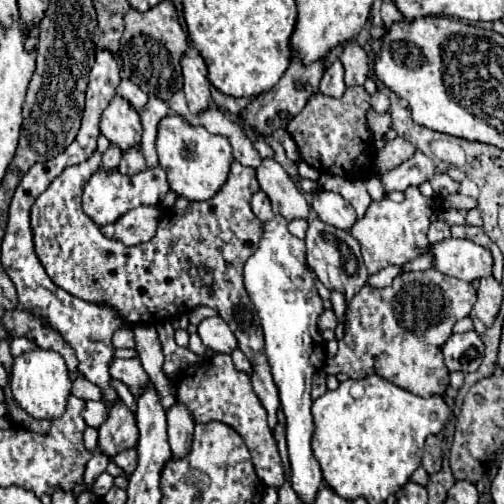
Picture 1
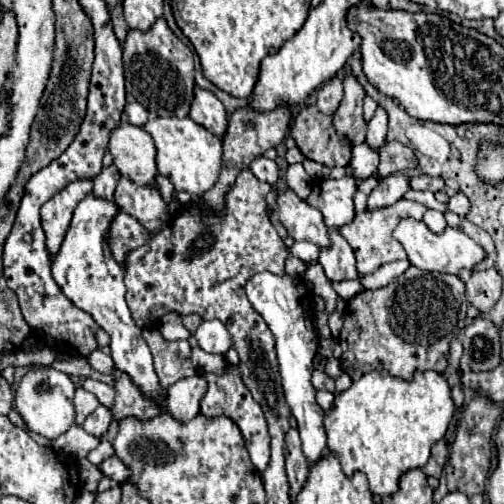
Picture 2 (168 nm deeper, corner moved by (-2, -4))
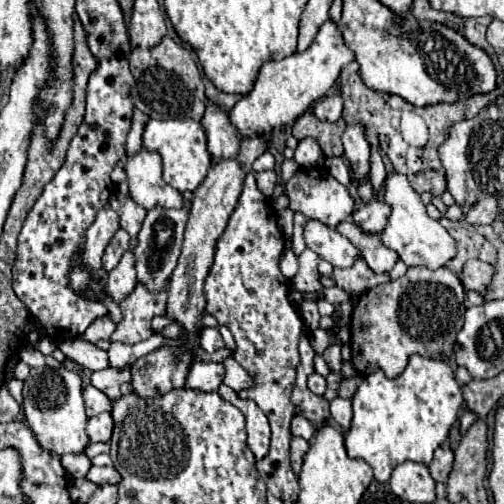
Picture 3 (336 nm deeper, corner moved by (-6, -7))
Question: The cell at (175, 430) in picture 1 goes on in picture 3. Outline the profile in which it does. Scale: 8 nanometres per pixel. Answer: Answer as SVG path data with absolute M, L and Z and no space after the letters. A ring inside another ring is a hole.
M193 363L191 365L191 379L187 373L187 389L211 393L217 391L223 381L223 365L221 363Z

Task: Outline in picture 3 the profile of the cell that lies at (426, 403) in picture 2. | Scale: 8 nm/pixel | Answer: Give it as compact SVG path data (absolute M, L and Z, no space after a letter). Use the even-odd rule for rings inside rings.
M411 355L407 369L397 379L387 379L383 371L375 371L359 385L353 395L353 421L345 433L347 455L369 463L379 483L387 483L391 471L405 461L429 465L435 449L457 421L461 405L463 395L451 367L437 359Z

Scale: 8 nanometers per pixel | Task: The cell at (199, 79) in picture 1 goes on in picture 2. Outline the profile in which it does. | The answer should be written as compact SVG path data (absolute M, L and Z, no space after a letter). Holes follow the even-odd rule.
M195 88L195 100L191 104L189 118L205 126L209 132L213 132L219 138L227 130L227 114L221 100L213 92L207 92L203 88Z

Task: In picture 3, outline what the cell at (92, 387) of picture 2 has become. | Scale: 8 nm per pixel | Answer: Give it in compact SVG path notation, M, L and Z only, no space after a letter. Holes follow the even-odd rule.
M109 367L105 371L93 373L93 377L91 377L91 385L97 387L99 391L103 391L111 401L115 401L115 399L121 397L119 385L123 381L129 381L129 367L125 367L123 371L117 371L117 369Z

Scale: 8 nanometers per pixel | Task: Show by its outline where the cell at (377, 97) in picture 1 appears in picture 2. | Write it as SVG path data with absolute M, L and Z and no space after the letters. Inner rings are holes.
M377 108L375 112L375 118L369 122L367 126L367 146L375 152L381 150L381 146L385 144L385 134L387 134L387 114L383 108Z

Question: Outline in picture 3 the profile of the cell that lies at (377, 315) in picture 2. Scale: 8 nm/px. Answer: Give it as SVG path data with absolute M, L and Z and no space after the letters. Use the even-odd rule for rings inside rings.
M409 267L403 277L397 281L387 281L383 285L377 285L363 293L359 301L355 303L353 315L351 315L351 355L353 365L361 377L371 375L373 371L381 369L389 379L395 379L401 375L407 367L407 361L411 355L421 355L427 359L441 359L445 353L445 347L455 345L457 333L463 329L465 319L465 287L457 273L453 273L447 267L441 269L425 269L425 267Z

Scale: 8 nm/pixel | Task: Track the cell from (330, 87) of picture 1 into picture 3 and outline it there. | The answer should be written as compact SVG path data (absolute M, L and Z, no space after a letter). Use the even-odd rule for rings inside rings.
M333 91L325 97L321 97L317 103L315 103L315 115L321 119L321 121L337 121L341 119L341 113L343 113L343 97L339 91Z

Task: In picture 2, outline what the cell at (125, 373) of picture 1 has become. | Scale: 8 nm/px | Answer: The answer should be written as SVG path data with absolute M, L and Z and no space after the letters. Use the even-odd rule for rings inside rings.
M95 348L95 352L89 352L85 358L87 358L87 362L91 364L91 368L97 370L97 372L107 374L107 372L113 368L113 360L111 360L111 356L103 354L99 348Z

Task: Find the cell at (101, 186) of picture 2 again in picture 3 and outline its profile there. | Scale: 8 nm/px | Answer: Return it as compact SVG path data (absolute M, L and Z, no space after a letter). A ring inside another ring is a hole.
M105 205L97 211L95 221L87 229L87 241L85 241L85 251L87 251L87 263L101 263L101 257L113 239L113 235L119 229L119 213L111 209L111 205Z

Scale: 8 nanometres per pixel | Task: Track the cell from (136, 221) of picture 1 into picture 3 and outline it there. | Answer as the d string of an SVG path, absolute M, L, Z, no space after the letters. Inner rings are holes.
M119 229L115 233L115 239L111 239L111 243L109 243L109 247L107 247L105 255L103 255L103 269L107 267L107 271L111 271L111 269L117 267L117 263L121 261L123 251L127 249L127 243L129 243L127 231L125 229Z

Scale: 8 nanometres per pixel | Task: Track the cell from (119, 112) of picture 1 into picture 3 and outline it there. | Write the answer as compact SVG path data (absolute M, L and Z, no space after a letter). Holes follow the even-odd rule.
M141 149L125 157L125 173L129 179L129 195L145 209L151 207L183 207L183 197L161 175L161 155Z

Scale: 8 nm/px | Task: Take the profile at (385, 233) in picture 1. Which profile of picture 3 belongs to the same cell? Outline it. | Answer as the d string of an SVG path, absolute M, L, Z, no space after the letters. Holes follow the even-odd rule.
M347 219L335 227L343 237L347 237L357 249L361 259L369 265L373 273L389 273L393 265L397 263L399 255L391 249L387 249L381 241L381 233L365 233L361 227L353 223L353 219Z

